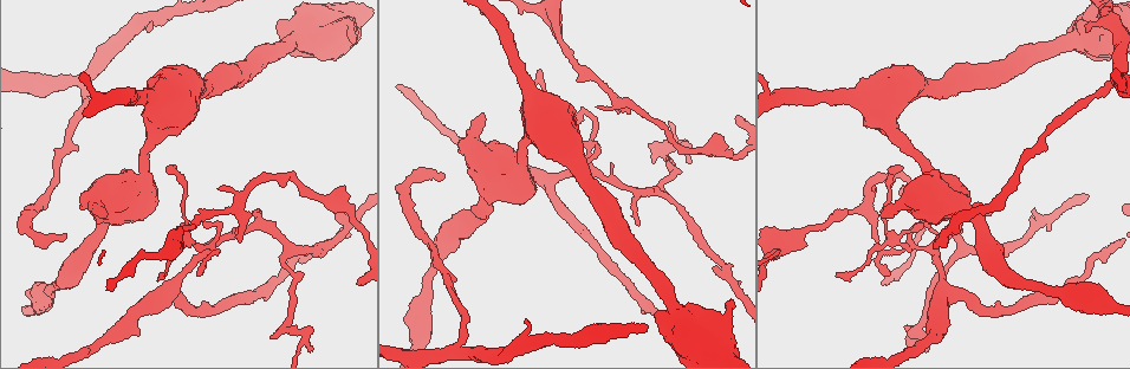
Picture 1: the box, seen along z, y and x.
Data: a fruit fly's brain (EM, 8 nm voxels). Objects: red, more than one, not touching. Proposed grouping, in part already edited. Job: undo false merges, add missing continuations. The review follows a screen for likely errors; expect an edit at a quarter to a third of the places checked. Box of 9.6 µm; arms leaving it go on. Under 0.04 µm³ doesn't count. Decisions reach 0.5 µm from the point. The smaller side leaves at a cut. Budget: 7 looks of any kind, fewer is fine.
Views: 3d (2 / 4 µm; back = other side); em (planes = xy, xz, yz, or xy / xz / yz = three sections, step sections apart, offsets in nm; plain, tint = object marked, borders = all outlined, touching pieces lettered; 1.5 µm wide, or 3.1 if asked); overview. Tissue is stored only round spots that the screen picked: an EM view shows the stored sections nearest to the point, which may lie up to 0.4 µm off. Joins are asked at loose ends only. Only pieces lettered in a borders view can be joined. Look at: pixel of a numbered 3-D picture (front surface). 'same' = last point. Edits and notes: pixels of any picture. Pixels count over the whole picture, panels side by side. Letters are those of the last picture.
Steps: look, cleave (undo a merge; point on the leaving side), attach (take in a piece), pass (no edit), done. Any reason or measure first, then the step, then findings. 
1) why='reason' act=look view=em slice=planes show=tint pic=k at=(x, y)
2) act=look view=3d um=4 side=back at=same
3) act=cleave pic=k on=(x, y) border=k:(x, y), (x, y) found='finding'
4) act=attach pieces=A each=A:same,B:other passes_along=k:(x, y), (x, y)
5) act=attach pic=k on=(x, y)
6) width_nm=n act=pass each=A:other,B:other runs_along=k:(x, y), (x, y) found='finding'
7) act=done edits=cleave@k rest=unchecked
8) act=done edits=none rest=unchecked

act=look view=em slice=planes show=borders pic=1 at=(519, 166)

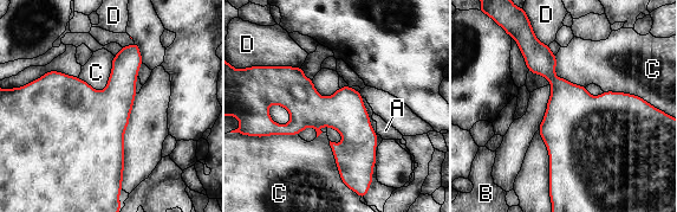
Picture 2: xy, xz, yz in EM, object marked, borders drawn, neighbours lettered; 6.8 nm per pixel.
act=pass each=A:other,B:other,C:other,D:other runs_along=2:(271, 100), (330, 111), (372, 159) found='all the same cell'

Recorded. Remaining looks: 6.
why='an open end' act=look view=em slice=planes show=tint pic=1 at=(442, 179)

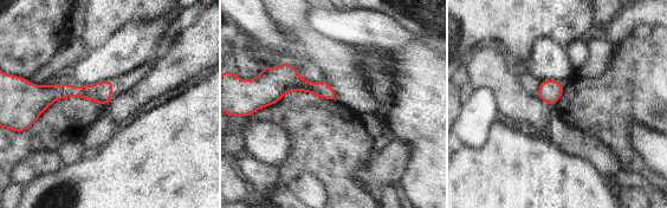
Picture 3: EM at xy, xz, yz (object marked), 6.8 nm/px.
why='see the neighbours' act=look view=em slice=planes show=borders at=same

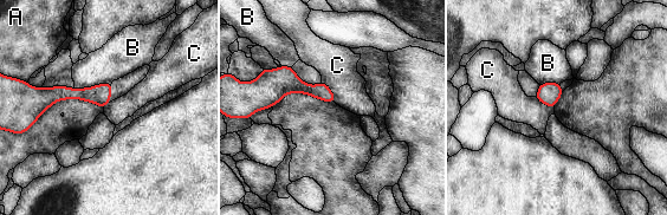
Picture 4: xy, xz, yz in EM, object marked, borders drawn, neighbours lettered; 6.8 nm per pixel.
longest_contact=B:260nm act=pass each=A:other,B:other,C:other border=4:(111, 82), (73, 88) found='none of them fits'

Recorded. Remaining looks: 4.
why='tapers out' act=look view=3d um=4 pic=1 at=(161, 275)

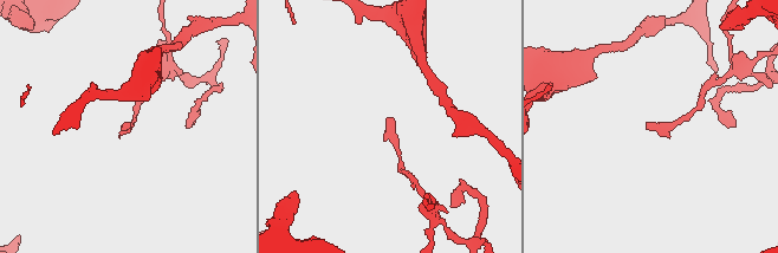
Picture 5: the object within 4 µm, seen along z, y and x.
act=look view=em slice=planes show=borders pic=5 at=(127, 126)

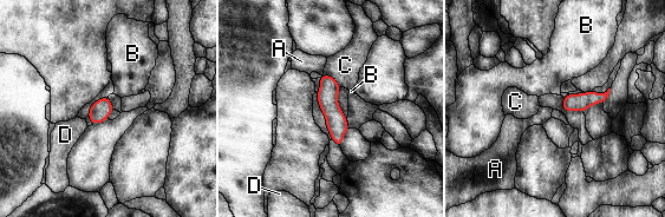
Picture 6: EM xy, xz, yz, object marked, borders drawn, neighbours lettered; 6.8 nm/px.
act=attach pieces=C each=A:other,B:other,C:same,D:other passes_along=6:(327, 96), (333, 78), (344, 66) found='it goes on there'

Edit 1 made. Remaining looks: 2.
act=done edits=attach@6 rest=unchecked

